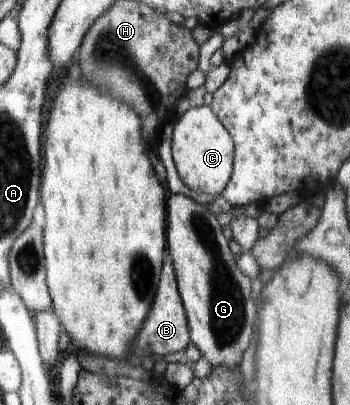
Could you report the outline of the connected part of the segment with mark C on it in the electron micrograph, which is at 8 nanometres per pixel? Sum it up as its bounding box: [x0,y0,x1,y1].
[172,106,234,197]

